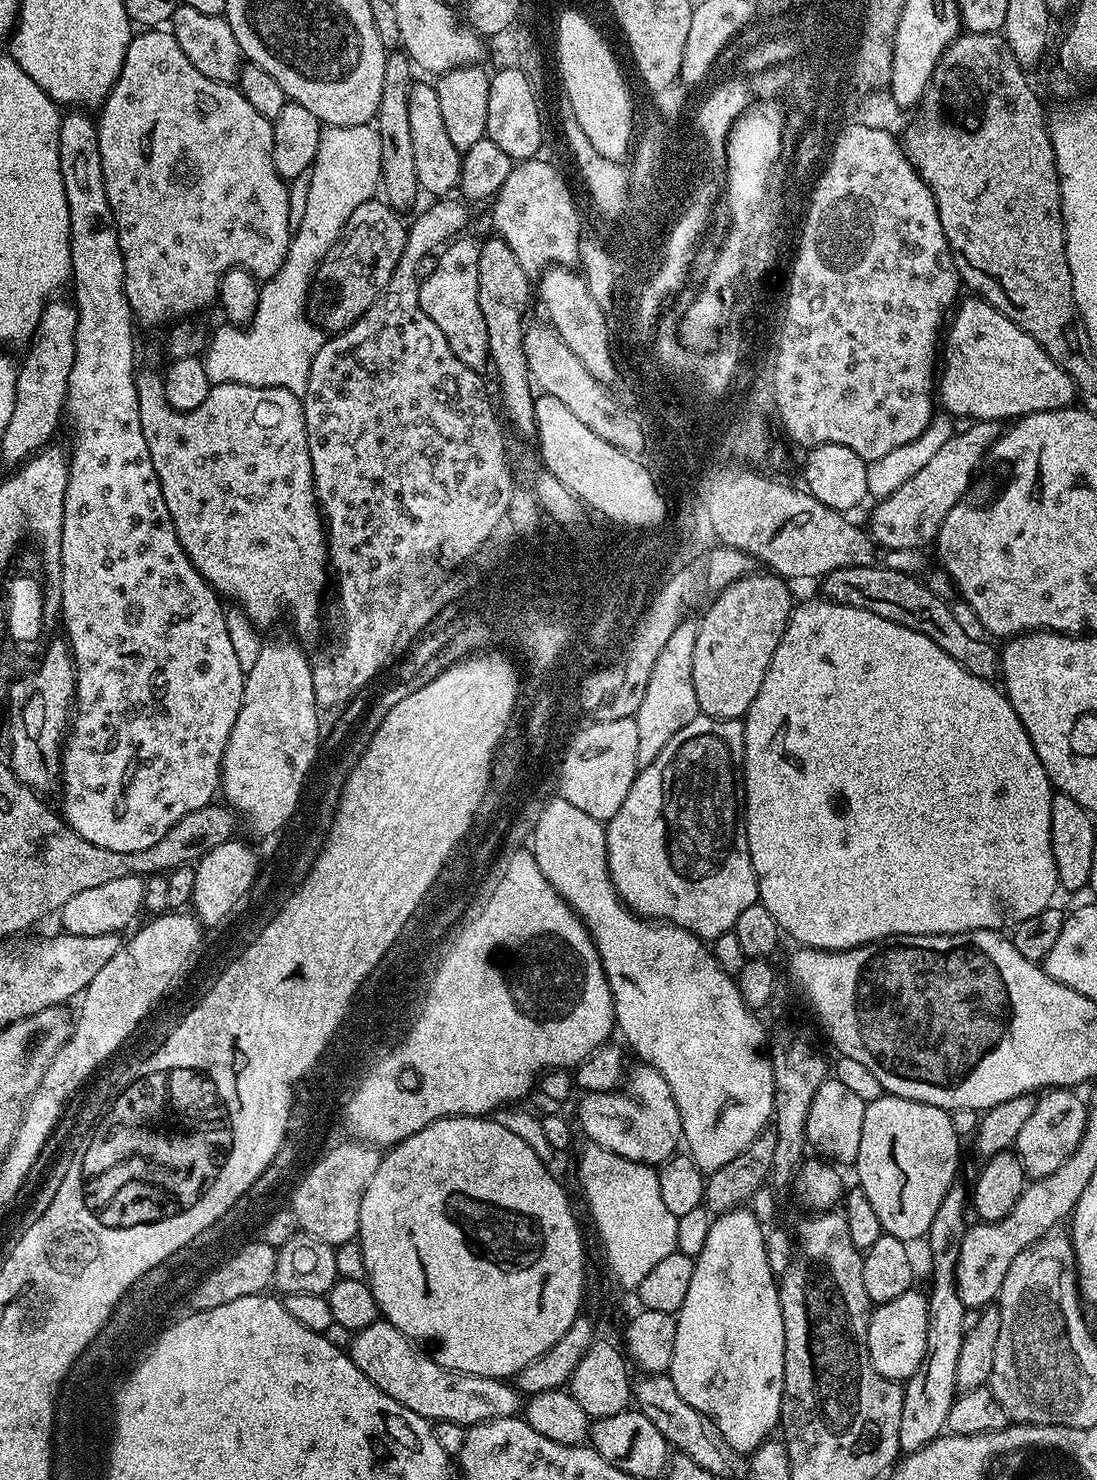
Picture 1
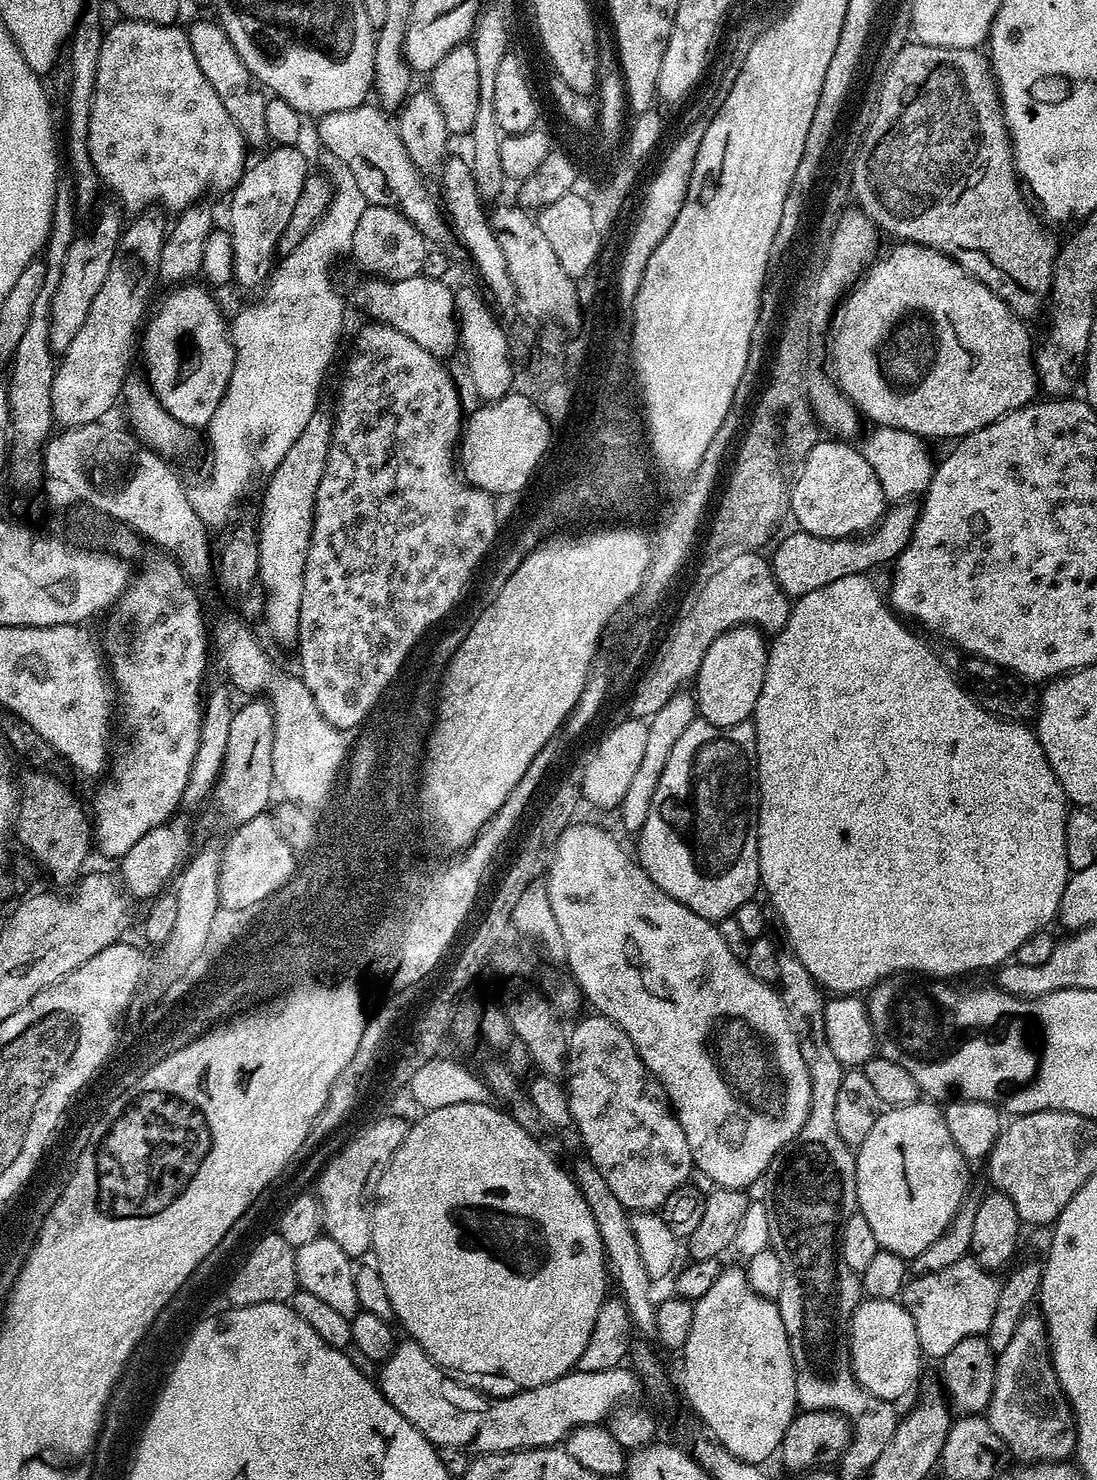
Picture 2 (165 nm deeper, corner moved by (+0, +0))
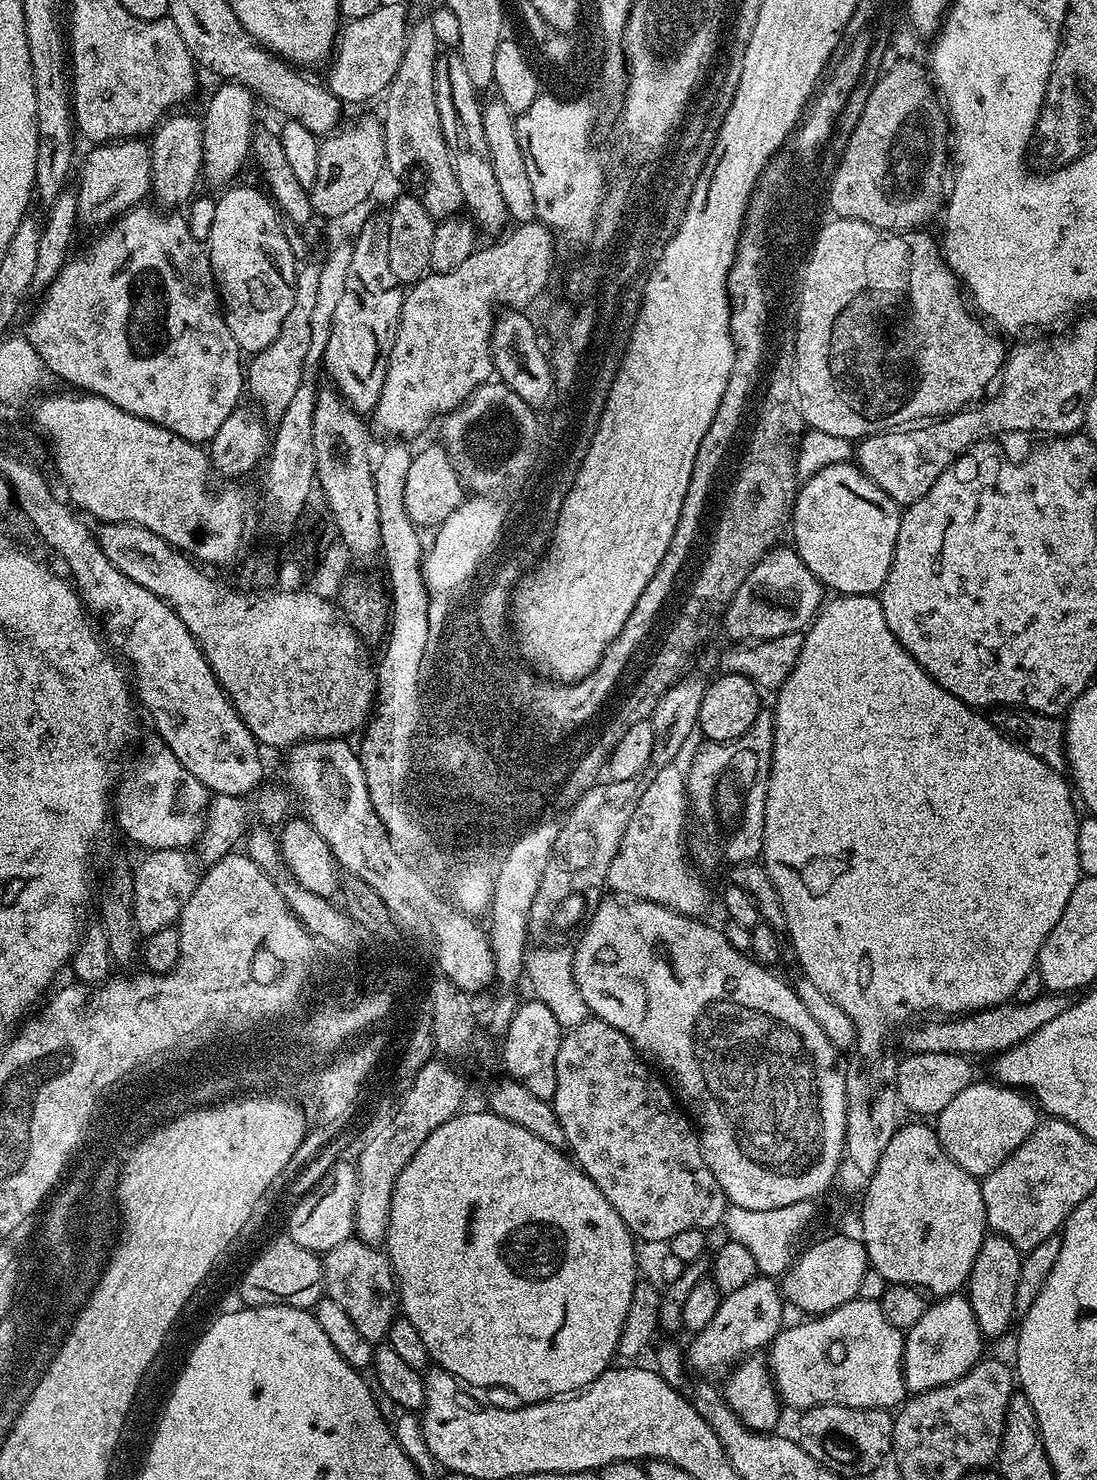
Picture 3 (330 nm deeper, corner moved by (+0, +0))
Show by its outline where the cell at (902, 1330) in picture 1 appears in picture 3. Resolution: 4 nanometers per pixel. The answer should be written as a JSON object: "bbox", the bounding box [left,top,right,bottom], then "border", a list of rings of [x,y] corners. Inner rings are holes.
{"bbox":[770,1299,905,1410],"border":[[[854,1299],[834,1310],[808,1318],[805,1324],[785,1327],[770,1345],[772,1383],[785,1405],[807,1410],[818,1404],[841,1404],[851,1408],[895,1409],[904,1404],[904,1338],[905,1333],[882,1314],[875,1300]]]}

